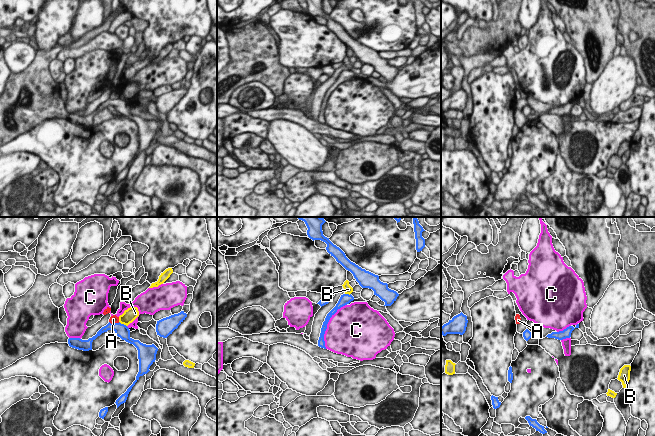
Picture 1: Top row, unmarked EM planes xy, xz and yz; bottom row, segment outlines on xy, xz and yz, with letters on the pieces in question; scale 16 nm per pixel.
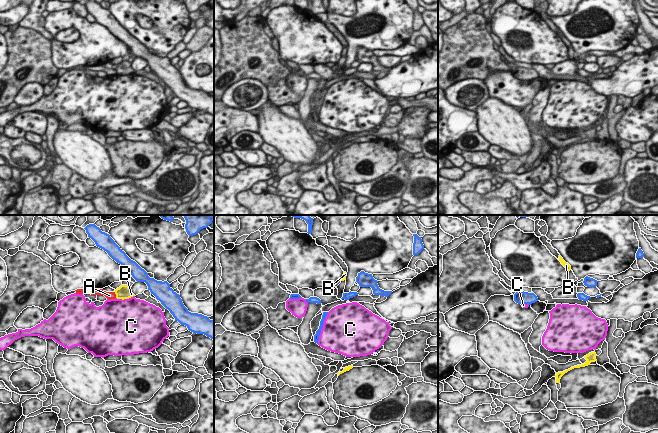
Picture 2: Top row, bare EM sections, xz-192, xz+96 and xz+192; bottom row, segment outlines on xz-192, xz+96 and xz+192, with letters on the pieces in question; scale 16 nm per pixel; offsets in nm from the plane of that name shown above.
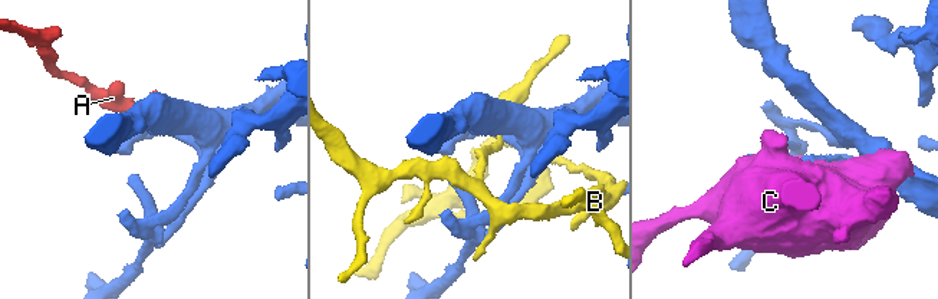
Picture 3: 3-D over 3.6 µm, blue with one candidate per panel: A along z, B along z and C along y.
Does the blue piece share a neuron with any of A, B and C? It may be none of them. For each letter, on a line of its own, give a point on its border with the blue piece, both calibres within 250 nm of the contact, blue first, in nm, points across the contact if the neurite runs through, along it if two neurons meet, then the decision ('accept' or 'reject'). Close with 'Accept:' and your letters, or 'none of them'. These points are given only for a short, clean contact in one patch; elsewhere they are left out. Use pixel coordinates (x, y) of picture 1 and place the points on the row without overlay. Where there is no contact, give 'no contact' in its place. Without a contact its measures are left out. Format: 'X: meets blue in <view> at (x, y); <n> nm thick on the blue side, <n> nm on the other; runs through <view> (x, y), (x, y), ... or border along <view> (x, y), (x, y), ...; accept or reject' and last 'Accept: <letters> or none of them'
A: meets blue in xy at (114, 99); 220 nm thick on the blue side, 130 nm on the other; border along xy (109, 97), (111, 99), (119, 98); reject
B: meets blue in xy at (123, 100); 220 nm thick on the blue side, 220 nm on the other; reject
C: meets blue in xz at (326, 101); 100 nm thick on the blue side, 480 nm on the other; reject
Accept: none of them

